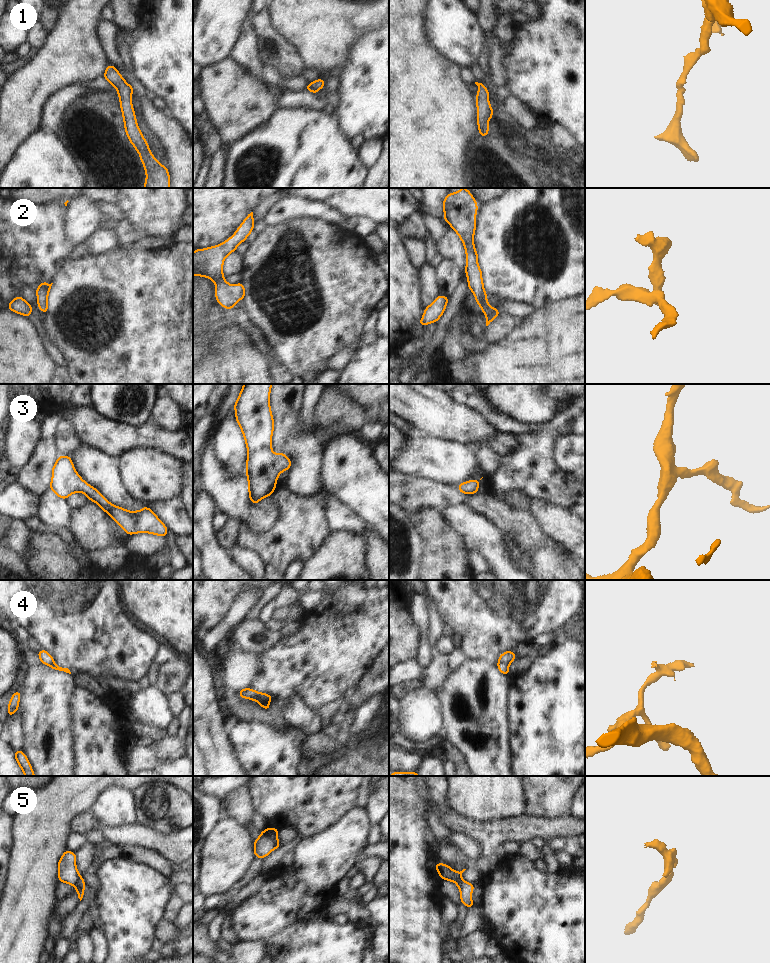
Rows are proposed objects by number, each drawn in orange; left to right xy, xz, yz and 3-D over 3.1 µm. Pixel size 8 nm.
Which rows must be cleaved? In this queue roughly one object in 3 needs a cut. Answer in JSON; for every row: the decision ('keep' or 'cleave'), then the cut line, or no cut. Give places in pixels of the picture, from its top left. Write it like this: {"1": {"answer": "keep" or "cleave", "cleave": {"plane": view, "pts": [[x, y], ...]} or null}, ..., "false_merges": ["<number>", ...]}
{"1": {"answer": "keep", "cleave": null}, "2": {"answer": "keep", "cleave": null}, "3": {"answer": "keep", "cleave": null}, "4": {"answer": "cleave", "cleave": {"plane": "xz", "pts": [[248, 698], [259, 697], [268, 702]]}}, "5": {"answer": "cleave", "cleave": {"plane": "xy", "pts": [[79, 876], [73, 885]]}}, "false_merges": ["4", "5"]}

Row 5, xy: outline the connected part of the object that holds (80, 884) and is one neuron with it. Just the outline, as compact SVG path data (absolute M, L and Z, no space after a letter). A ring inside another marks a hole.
M79 877L77 882L75 883L74 887L77 890L77 895L80 901L84 897L84 888L85 888L85 881L82 877Z

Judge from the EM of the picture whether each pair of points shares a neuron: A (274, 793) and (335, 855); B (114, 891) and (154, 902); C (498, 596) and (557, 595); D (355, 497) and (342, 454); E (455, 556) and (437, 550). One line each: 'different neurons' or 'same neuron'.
A: different neurons
B: same neuron
C: same neuron
D: same neuron
E: same neuron

